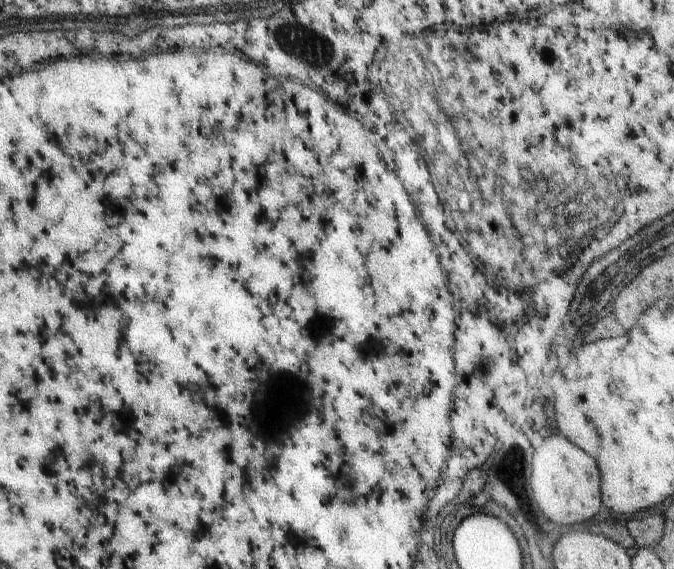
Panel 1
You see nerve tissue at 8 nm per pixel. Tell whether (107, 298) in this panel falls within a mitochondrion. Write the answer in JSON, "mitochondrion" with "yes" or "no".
{"mitochondrion":"no"}

